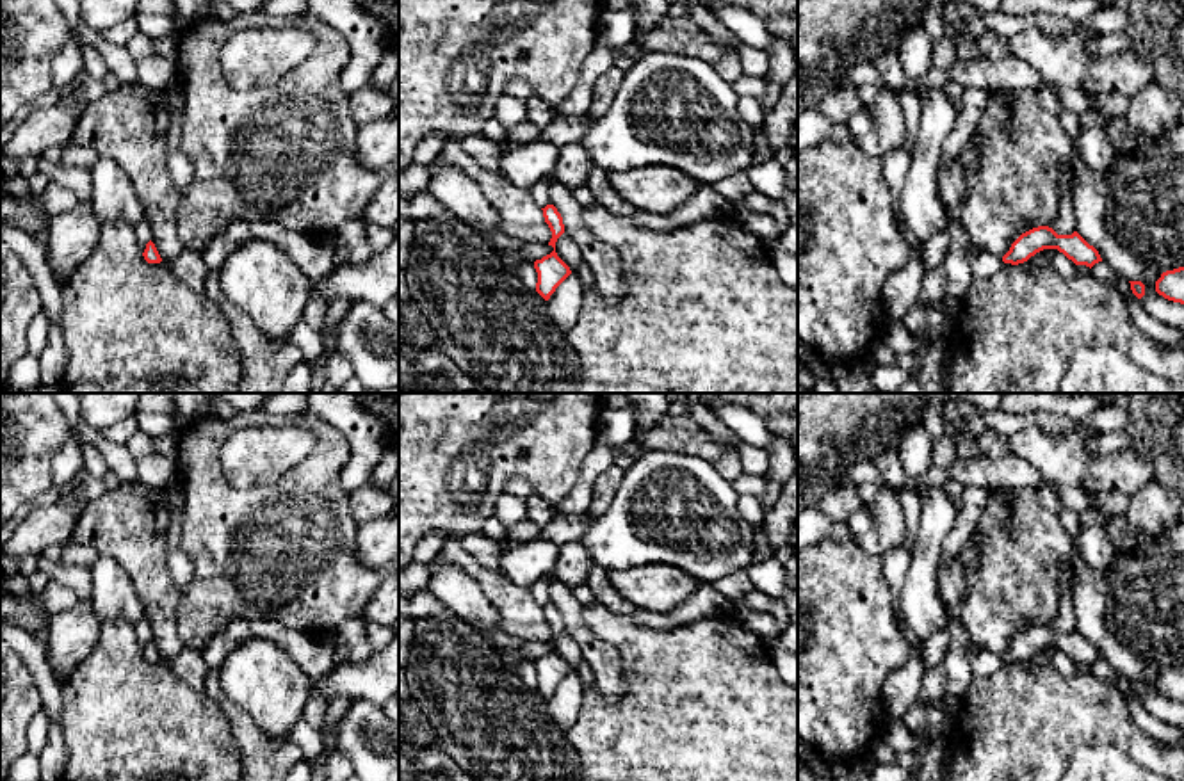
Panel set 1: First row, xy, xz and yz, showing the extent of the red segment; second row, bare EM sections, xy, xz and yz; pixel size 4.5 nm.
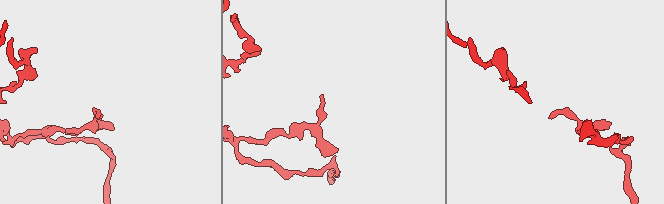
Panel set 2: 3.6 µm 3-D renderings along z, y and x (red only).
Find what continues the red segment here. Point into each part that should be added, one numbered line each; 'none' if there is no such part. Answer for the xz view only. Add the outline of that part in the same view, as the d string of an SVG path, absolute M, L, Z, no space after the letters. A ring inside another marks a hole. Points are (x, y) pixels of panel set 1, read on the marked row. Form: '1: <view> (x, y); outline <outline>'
none

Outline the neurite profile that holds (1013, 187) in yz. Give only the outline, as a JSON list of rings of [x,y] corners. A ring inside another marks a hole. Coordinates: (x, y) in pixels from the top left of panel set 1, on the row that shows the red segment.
[[[1033,89],[993,91],[969,144],[977,151],[977,164],[965,169],[960,157],[951,164],[940,162],[937,176],[940,197],[949,219],[961,224],[974,246],[1004,256],[1022,233],[1038,226],[1050,228],[1056,221],[1059,208],[1059,173],[1063,165],[1070,164],[1075,146],[1063,132],[1059,117],[1038,103],[1036,91]]]

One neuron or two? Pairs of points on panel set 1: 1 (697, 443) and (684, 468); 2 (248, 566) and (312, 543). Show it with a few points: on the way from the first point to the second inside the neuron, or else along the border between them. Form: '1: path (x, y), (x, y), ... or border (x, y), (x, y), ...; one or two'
1: border (650, 447), (693, 452), (704, 458), (725, 479); two
2: path (264, 554), (287, 552), (296, 543); one

